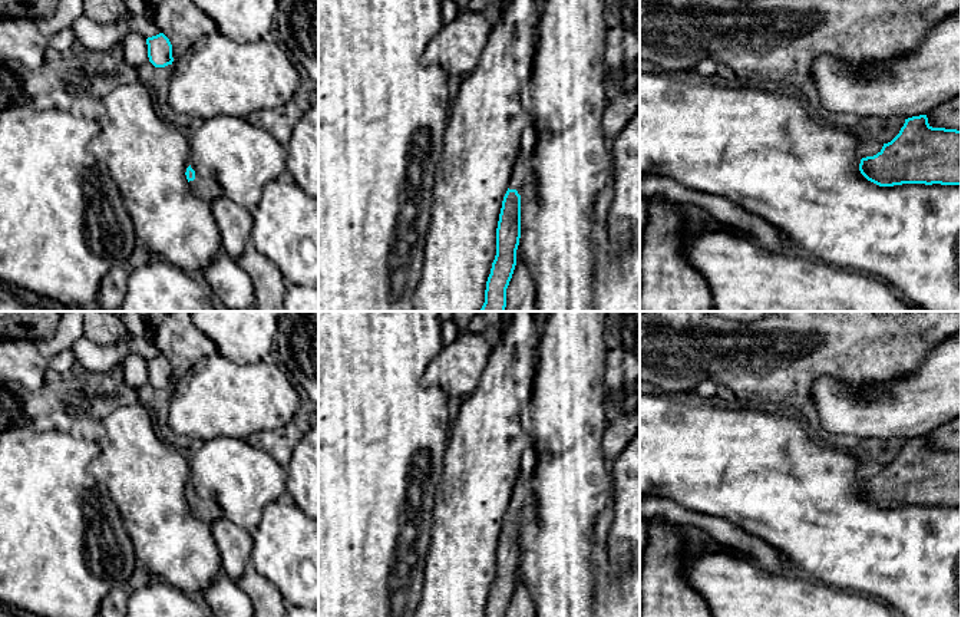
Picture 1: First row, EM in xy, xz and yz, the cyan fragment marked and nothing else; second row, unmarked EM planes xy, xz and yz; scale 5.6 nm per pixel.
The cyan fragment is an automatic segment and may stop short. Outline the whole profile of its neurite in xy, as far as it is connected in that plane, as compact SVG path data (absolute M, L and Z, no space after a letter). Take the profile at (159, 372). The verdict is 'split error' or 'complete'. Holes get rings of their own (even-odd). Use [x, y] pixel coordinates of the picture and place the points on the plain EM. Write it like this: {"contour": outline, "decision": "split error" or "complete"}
{"contour": "M164 354L148 359L146 366L149 383L155 389L165 389L168 386L172 386L172 366Z", "decision": "complete"}

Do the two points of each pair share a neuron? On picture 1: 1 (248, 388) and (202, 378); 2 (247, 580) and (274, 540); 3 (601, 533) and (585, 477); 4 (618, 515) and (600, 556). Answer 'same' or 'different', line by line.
1: same
2: different
3: different
4: different

